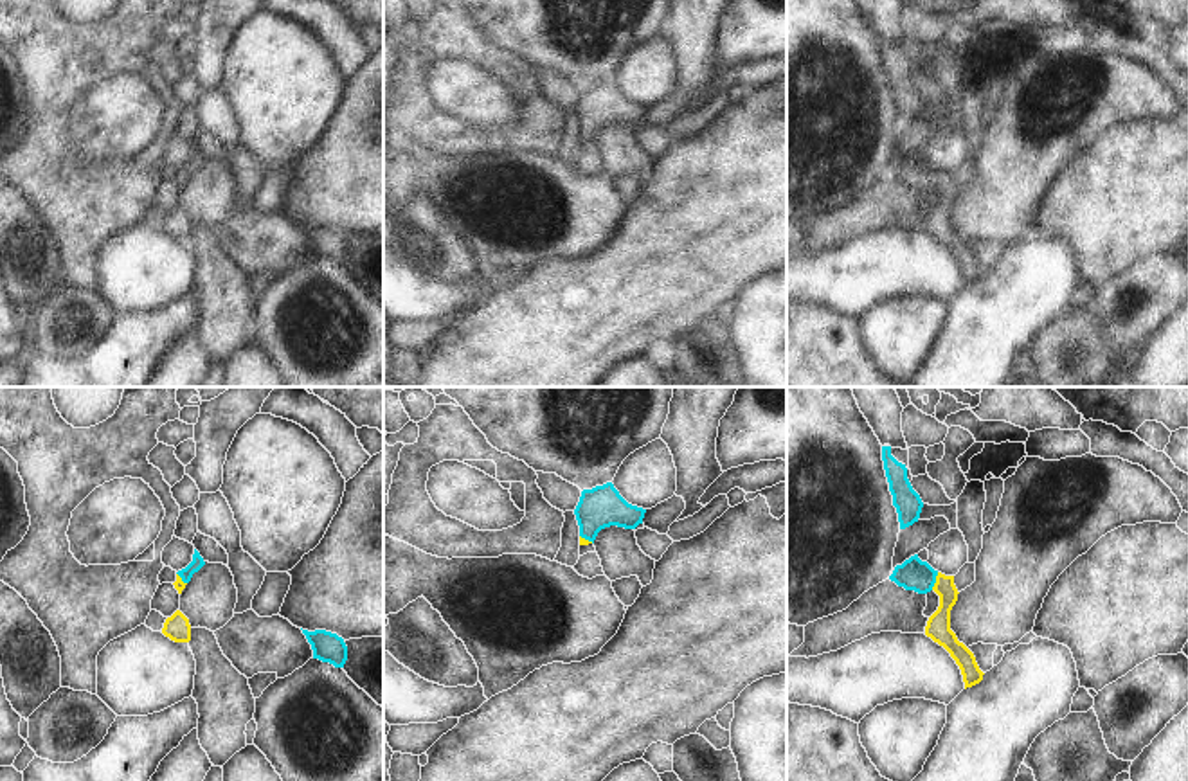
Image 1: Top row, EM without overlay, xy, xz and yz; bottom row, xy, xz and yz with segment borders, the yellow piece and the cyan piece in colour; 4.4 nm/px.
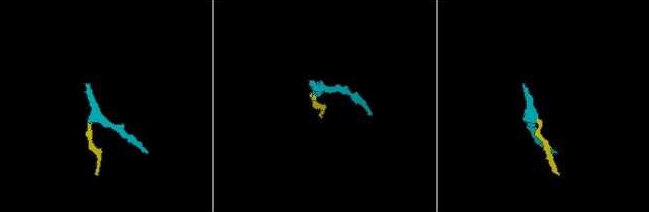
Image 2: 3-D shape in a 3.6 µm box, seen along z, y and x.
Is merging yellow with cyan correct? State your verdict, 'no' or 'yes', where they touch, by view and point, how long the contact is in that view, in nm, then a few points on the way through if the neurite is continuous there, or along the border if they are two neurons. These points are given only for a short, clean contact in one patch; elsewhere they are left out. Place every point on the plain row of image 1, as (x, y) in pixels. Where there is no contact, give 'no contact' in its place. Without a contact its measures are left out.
yes; meets yellow in yz at (936, 179); contact 90 nm long; runs through yz (938, 224), (944, 186), (936, 179), (913, 171)

